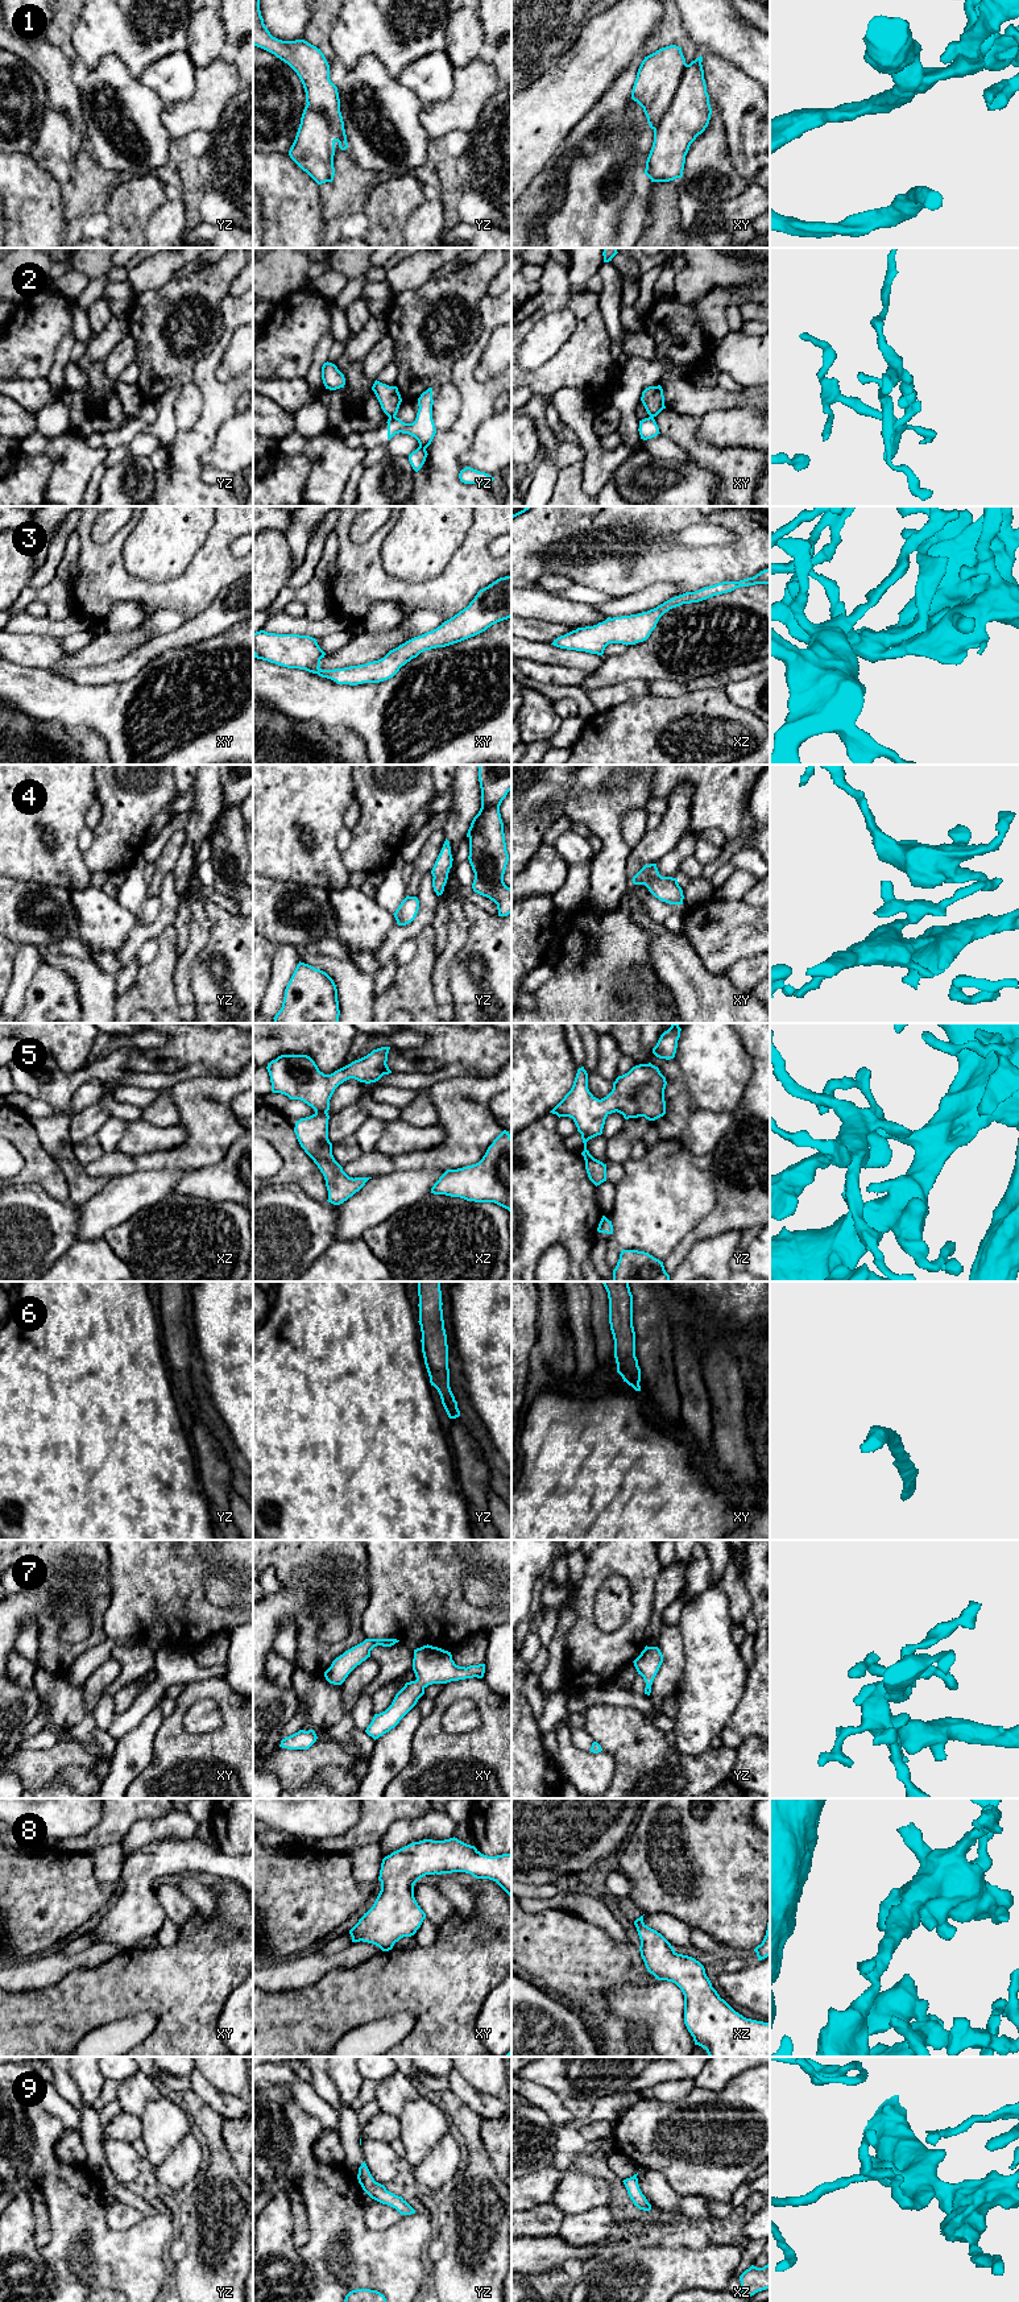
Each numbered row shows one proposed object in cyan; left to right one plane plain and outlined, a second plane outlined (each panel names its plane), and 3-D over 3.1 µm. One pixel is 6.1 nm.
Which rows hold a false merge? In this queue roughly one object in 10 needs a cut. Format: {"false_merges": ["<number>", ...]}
{"false_merges": ["2"]}

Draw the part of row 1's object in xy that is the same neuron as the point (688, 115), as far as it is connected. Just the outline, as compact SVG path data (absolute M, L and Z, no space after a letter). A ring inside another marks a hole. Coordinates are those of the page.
M670 45L645 57L638 69L631 99L643 108L647 123L654 131L654 142L643 173L651 182L682 178L691 144L709 124L712 108L701 62L700 55L687 65L682 47Z

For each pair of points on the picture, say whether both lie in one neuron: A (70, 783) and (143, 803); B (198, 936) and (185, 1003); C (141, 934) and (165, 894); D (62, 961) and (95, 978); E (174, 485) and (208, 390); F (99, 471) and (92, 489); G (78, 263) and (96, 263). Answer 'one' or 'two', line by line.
A: two
B: one
C: one
D: one
E: one
F: one
G: one

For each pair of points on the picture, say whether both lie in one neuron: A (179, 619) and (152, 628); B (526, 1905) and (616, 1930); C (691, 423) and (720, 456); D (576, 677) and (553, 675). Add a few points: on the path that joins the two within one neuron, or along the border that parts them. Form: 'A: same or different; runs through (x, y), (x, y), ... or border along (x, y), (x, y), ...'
A: same; runs through (173, 619), (158, 622)
B: same; runs through (549, 1904), (579, 1903), (593, 1909)
C: same; runs through (691, 434), (691, 438), (709, 456)
D: same; runs through (571, 677), (558, 675)

